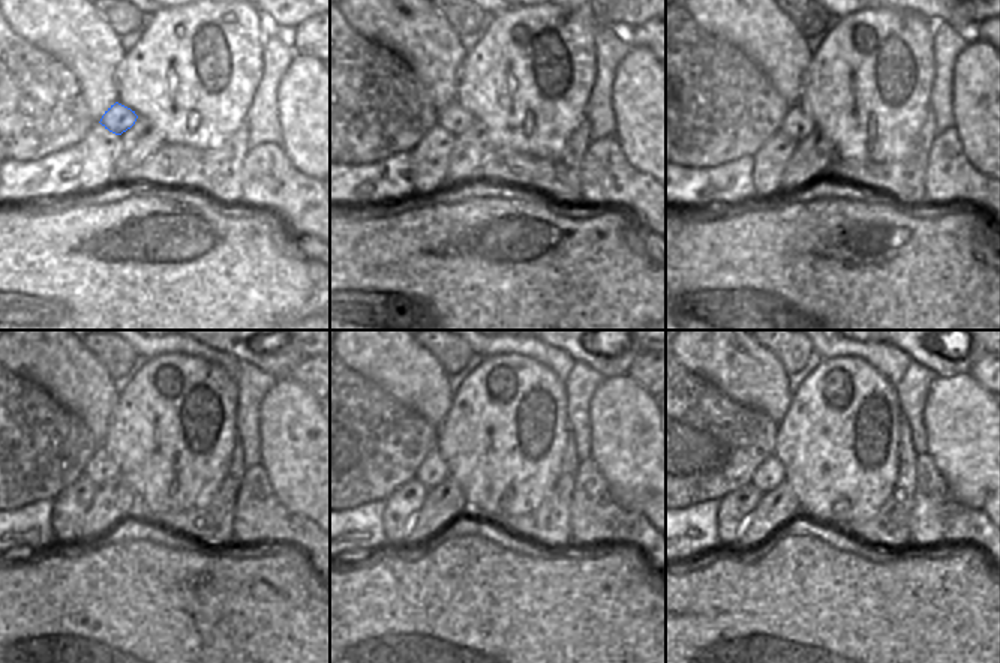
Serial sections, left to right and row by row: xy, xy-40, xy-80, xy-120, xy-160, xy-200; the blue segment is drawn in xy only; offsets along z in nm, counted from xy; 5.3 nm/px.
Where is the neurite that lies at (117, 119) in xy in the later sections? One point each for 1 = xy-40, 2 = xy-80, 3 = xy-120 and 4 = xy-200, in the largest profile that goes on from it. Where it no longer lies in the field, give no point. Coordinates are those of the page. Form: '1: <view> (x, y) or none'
1: xy-40 (453, 119)
2: xy-80 (795, 125)
3: xy-120 (99, 468)
4: xy-200 (769, 474)

